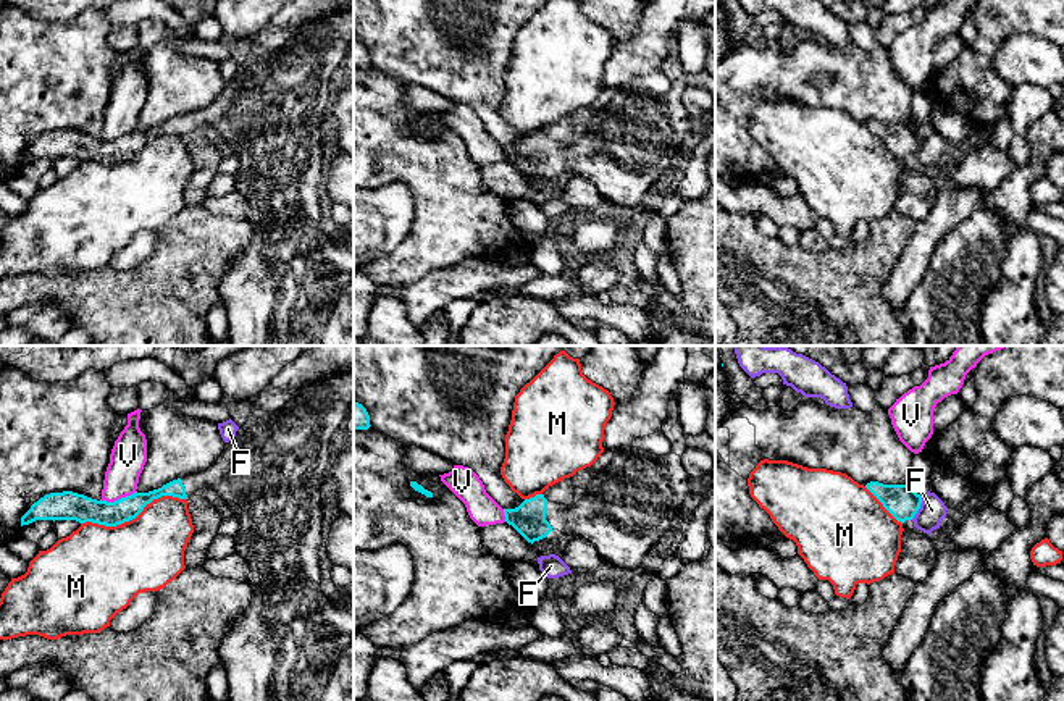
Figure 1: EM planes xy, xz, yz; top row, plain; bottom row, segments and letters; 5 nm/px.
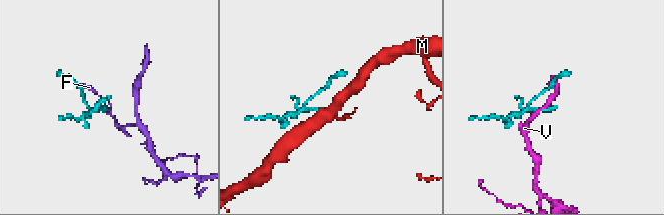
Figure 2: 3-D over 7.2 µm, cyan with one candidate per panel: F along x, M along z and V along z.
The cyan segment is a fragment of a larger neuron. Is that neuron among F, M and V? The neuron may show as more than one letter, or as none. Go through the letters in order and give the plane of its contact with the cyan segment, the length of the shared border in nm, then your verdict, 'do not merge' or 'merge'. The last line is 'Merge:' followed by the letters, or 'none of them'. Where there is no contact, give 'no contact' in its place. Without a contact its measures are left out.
F: yz | 130 nm | do not merge
M: xy | 550 nm | do not merge
V: xy | 190 nm | do not merge
Merge: none of them

